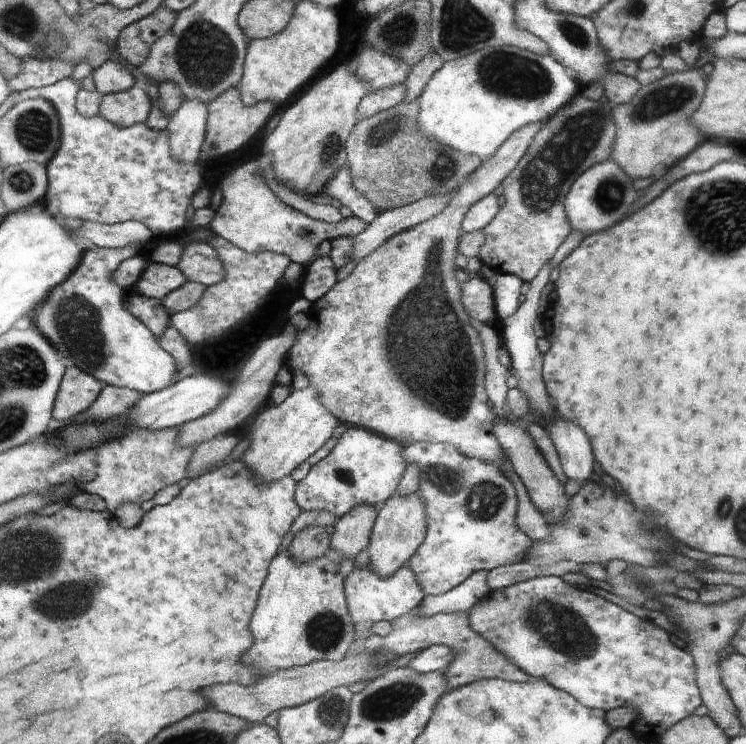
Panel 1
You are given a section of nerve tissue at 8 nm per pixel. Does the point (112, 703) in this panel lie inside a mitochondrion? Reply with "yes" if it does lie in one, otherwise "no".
no

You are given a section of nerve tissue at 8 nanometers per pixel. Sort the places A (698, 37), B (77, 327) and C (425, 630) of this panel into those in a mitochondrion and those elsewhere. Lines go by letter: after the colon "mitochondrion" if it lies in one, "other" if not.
A: other
B: mitochondrion
C: other

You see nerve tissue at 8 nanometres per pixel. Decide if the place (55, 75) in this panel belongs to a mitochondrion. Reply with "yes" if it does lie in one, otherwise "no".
no

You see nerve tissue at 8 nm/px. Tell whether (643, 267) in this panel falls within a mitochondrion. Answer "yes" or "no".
no

